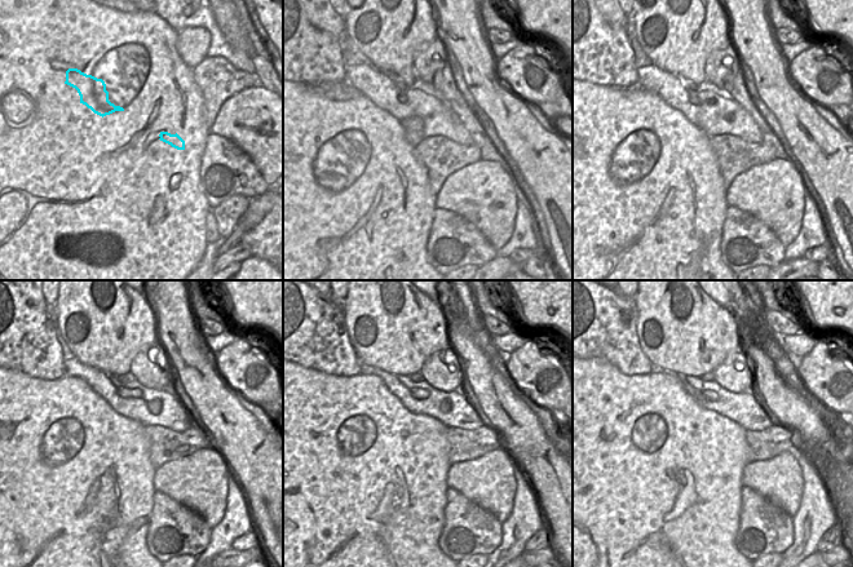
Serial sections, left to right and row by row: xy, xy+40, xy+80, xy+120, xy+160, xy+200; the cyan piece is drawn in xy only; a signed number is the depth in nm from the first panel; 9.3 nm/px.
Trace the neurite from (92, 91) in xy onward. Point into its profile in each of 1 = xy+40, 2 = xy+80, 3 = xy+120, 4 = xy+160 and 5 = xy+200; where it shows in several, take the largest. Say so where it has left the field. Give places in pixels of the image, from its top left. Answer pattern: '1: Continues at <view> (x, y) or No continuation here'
1: Continues at xy+40 (381, 88)
2: Continues at xy+80 (668, 87)
3: Continues at xy+120 (135, 408)
4: Continues at xy+160 (472, 420)
5: Continues at xy+200 (759, 420)

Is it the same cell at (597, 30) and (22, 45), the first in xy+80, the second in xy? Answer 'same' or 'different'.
same

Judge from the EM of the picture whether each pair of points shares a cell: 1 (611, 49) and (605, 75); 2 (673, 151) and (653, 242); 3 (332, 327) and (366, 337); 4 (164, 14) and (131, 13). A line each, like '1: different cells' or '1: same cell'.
1: same cell
2: same cell
3: different cells
4: different cells

